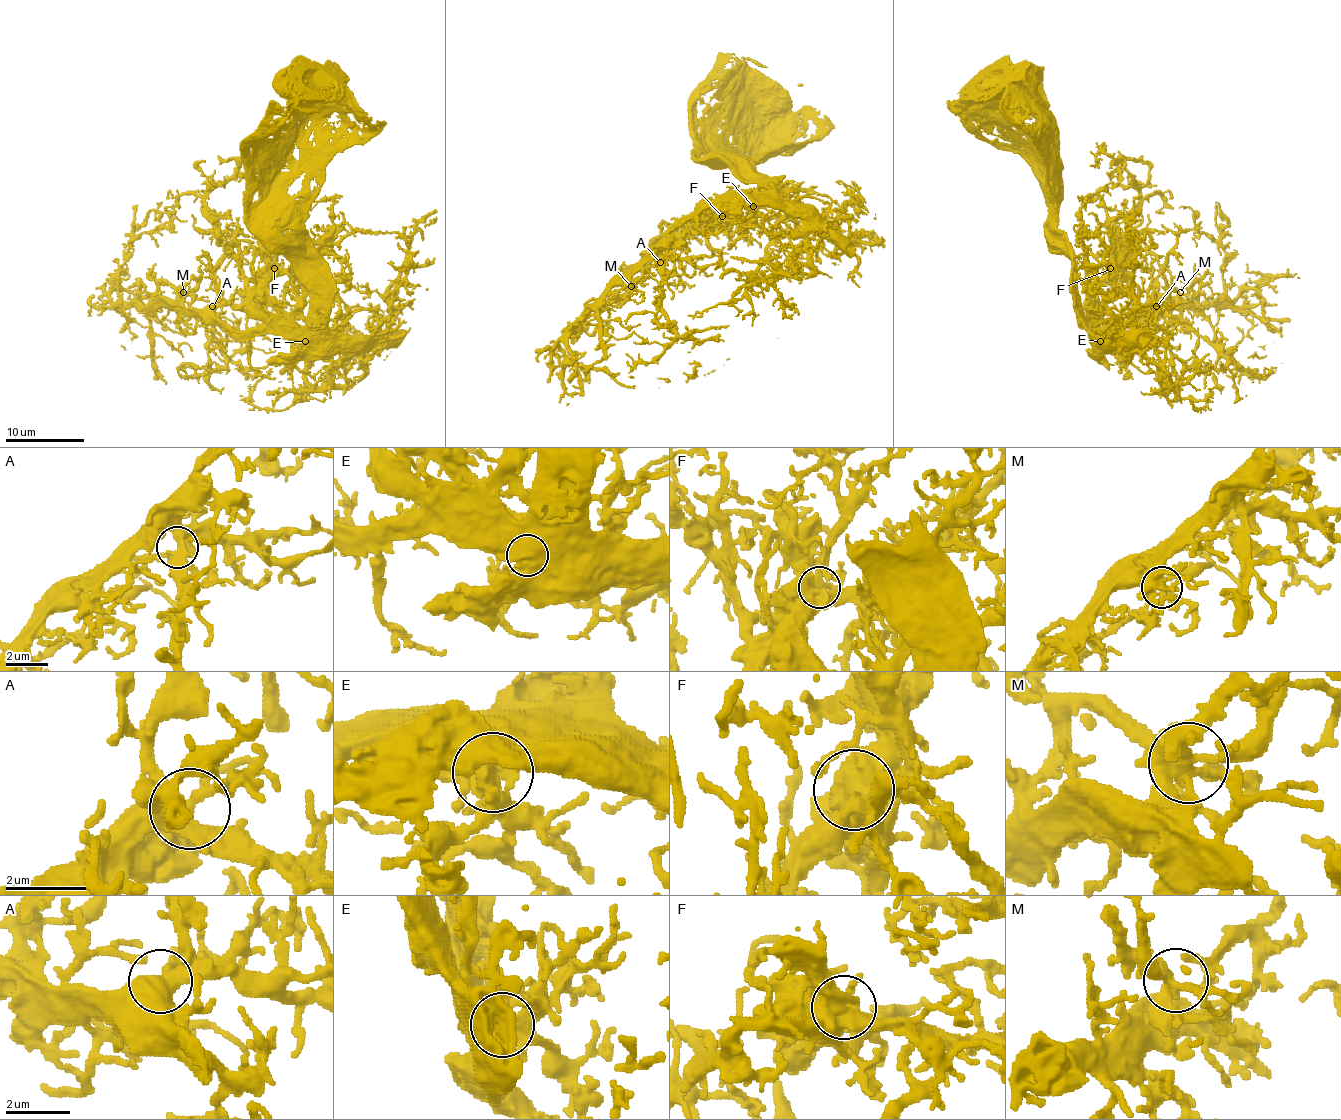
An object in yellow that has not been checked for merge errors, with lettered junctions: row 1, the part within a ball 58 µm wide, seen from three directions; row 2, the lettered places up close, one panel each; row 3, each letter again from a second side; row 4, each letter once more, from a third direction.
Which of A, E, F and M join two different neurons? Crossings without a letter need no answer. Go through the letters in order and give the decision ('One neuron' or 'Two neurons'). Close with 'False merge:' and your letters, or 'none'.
A: One neuron
E: One neuron
F: One neuron
M: One neuron
False merge: none

